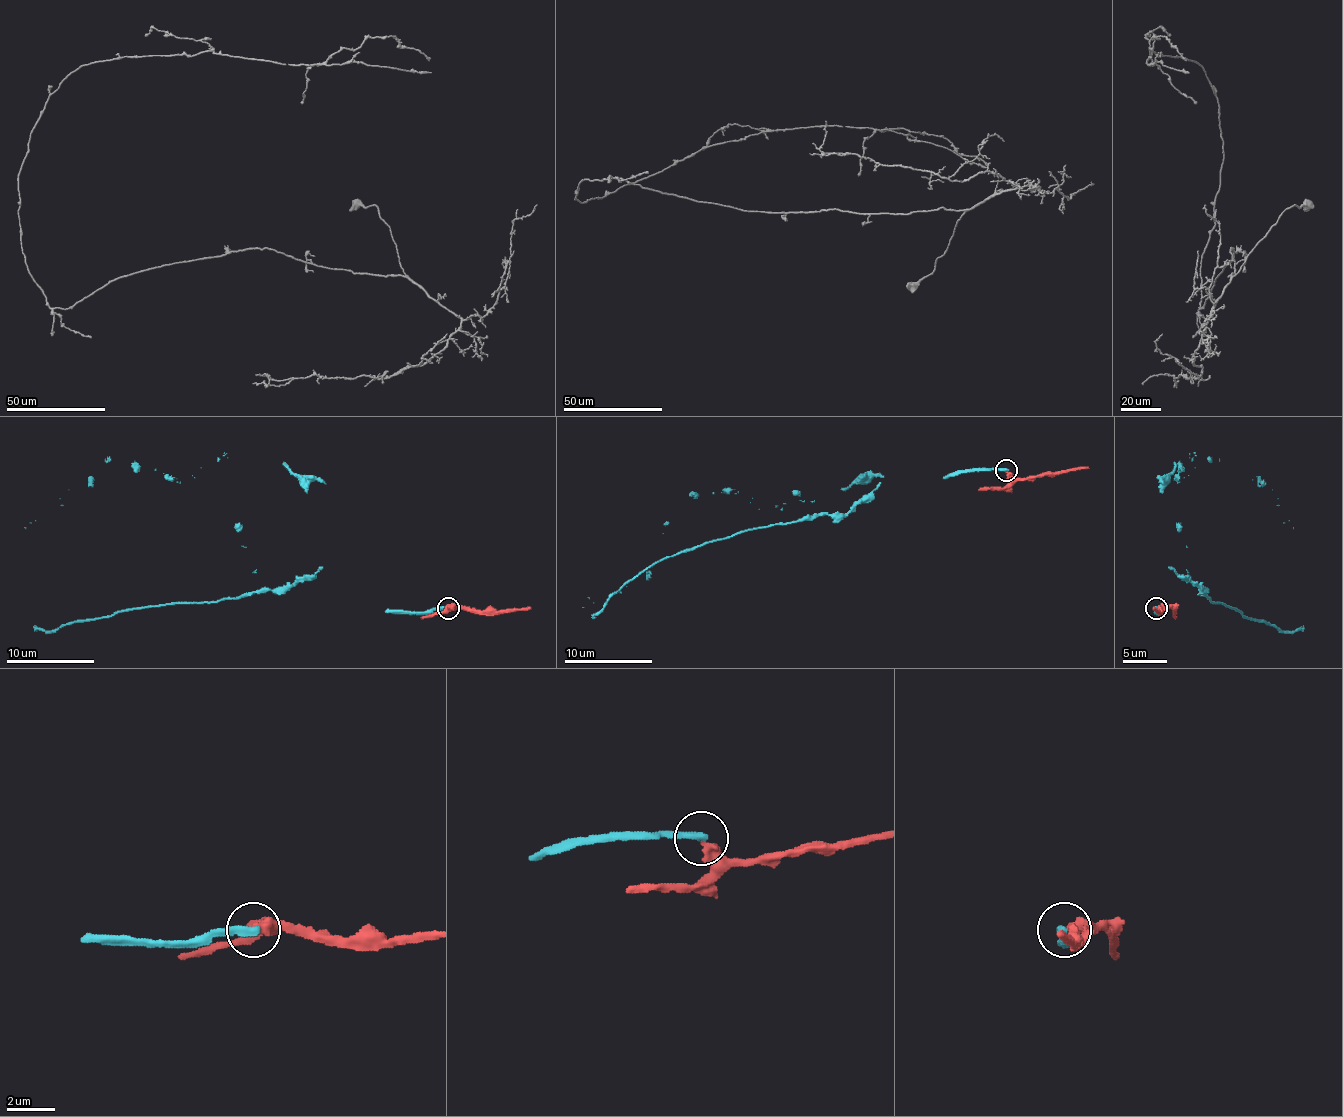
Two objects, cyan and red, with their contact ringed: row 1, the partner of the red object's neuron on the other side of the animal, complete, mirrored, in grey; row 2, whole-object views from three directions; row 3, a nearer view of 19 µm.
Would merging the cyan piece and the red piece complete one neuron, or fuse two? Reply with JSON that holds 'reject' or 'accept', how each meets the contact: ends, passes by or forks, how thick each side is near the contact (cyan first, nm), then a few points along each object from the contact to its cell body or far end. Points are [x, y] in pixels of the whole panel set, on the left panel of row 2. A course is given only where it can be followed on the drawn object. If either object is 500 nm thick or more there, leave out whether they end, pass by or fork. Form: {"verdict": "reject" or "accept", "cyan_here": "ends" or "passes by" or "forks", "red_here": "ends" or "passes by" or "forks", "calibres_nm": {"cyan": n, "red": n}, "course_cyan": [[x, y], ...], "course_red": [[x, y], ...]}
{"verdict": "reject", "cyan_here": "ends", "red_here": "ends", "calibres_nm": {"cyan": 360, "red": 400}, "course_cyan": [[447, 608], [388, 613], [322, 568], [264, 588], [240, 531], [132, 463], [105, 458], [94, 480], [30, 522]], "course_red": [[447, 608], [531, 608]]}

